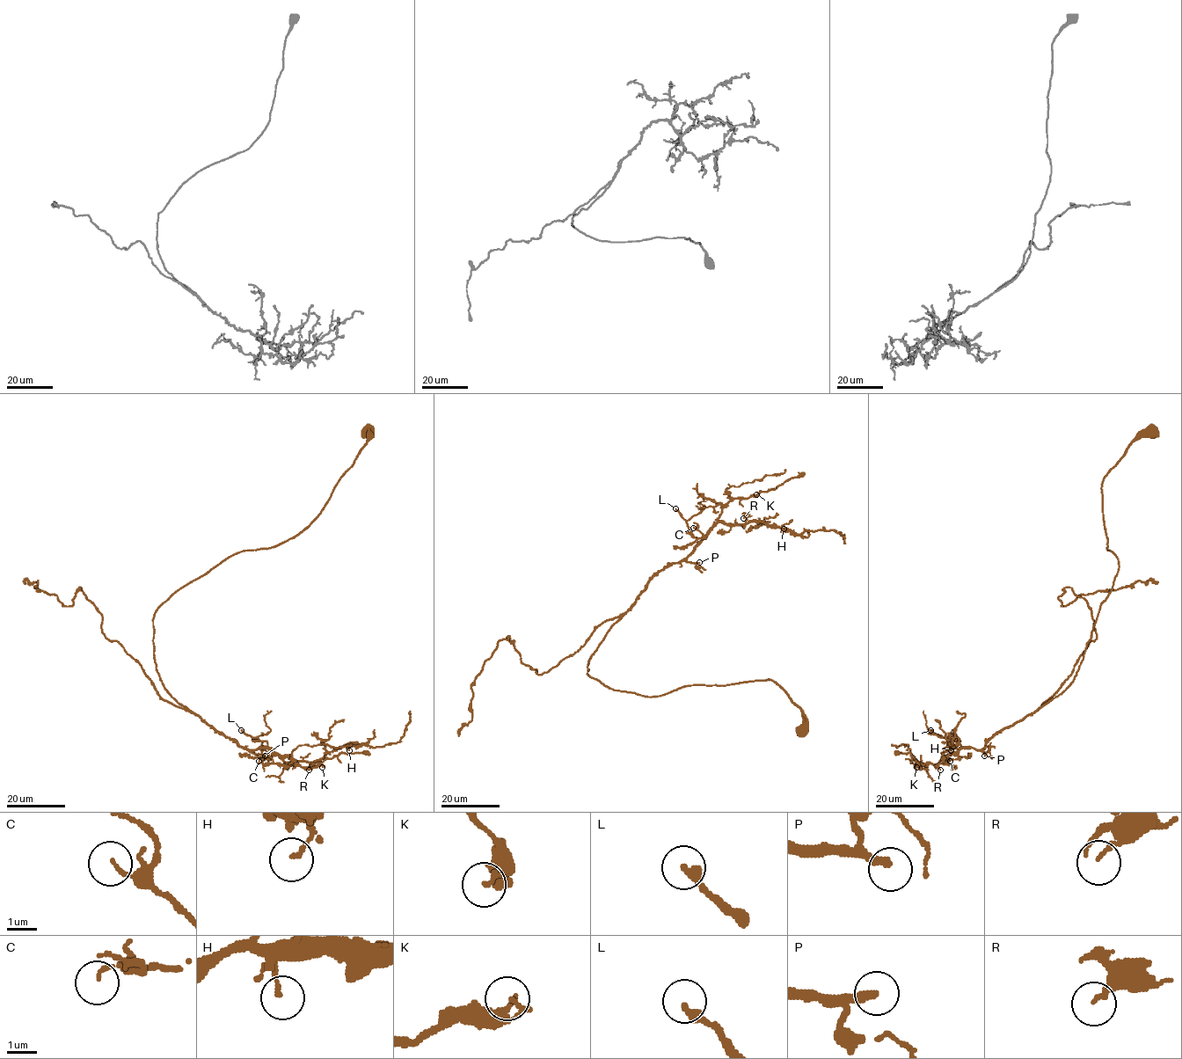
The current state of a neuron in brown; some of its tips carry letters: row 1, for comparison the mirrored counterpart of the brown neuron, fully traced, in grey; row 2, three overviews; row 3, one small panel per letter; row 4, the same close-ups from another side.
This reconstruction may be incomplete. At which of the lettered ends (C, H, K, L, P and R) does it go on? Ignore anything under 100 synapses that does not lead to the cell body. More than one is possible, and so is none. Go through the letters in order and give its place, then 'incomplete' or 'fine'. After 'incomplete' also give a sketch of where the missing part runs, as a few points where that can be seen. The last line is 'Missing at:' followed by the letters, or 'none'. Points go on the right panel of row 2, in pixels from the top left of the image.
C: place (950, 761); fine
H: place (951, 750); fine
K: place (916, 767); fine
L: place (930, 730); fine
P: place (984, 755); incomplete; course (984, 755), (993, 757), (984, 759), (977, 749), (974, 736), (979, 729)
R: place (940, 770); fine
Missing at: P

